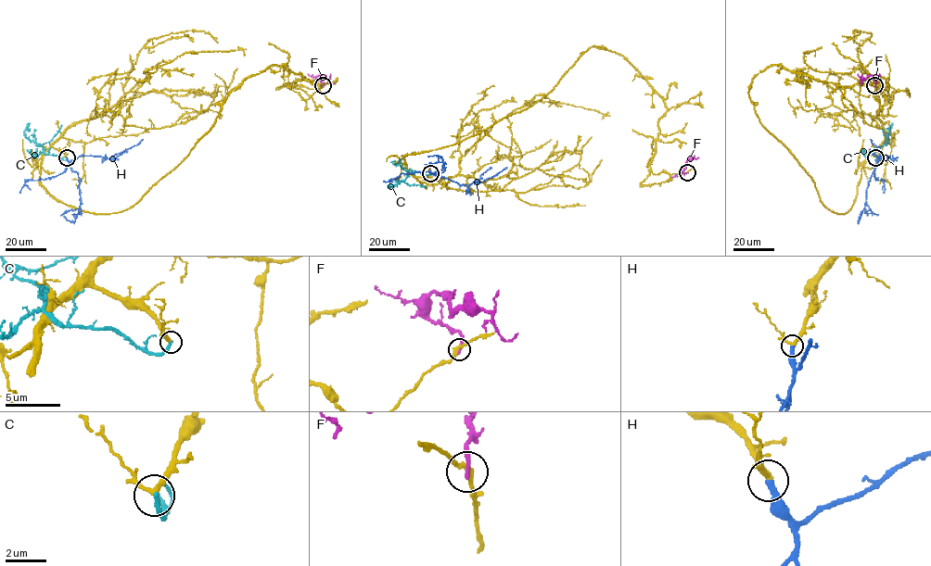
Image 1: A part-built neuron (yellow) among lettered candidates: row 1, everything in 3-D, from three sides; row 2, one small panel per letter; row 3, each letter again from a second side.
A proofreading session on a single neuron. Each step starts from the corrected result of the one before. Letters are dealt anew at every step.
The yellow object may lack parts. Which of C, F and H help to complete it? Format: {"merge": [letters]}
{"merge": ["H"]}

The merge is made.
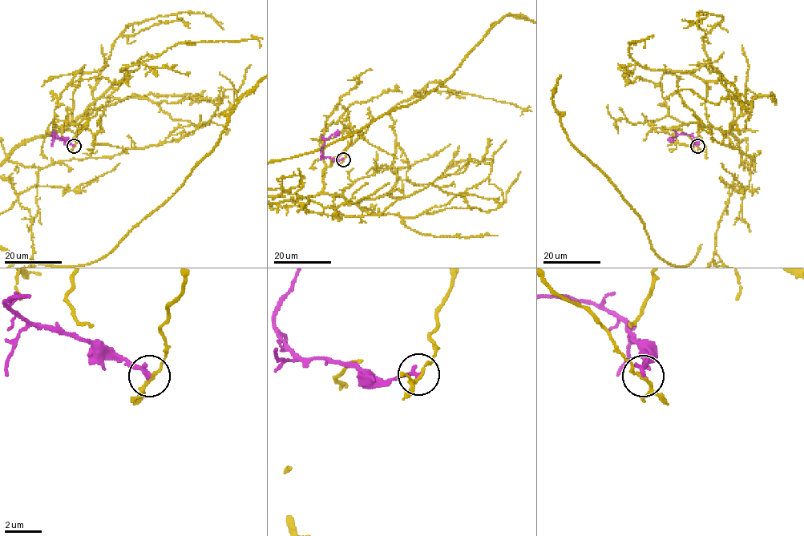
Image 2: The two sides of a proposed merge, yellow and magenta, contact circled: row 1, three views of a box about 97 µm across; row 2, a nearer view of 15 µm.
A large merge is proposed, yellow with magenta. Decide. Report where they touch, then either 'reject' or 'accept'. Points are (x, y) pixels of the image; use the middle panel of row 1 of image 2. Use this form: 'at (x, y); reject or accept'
at (343, 159); reject

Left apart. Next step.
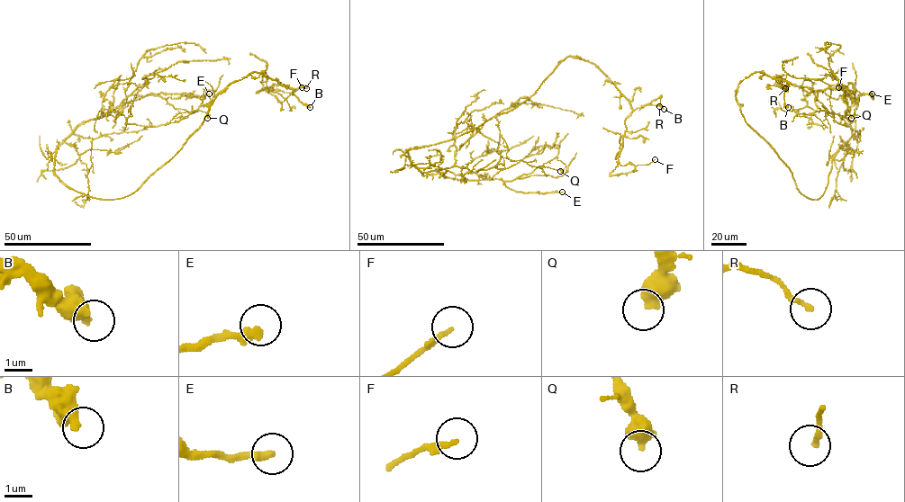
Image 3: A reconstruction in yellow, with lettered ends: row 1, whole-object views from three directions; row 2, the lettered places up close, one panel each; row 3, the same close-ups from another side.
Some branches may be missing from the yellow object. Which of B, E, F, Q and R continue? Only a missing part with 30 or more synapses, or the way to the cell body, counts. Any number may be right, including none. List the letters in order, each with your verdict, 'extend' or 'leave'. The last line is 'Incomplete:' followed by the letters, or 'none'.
B: leave
E: extend
F: leave
Q: leave
R: leave
Incomplete: E

